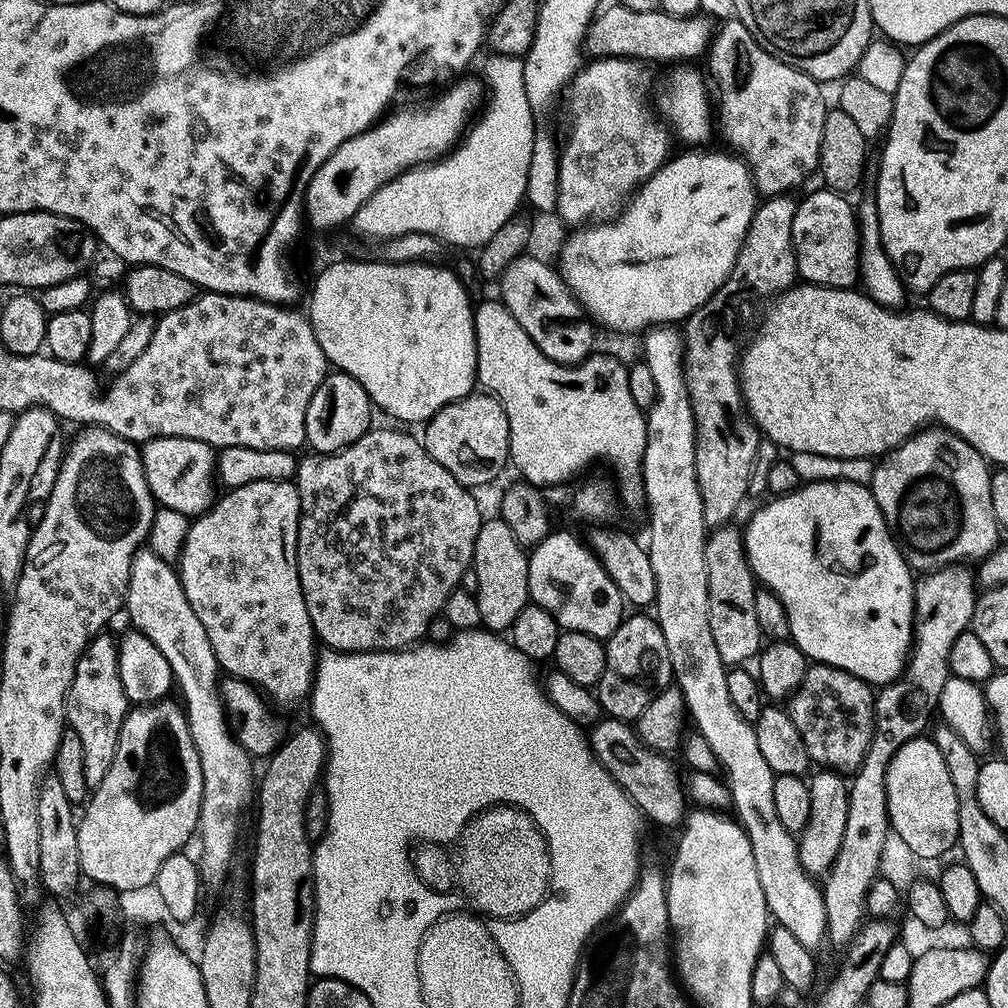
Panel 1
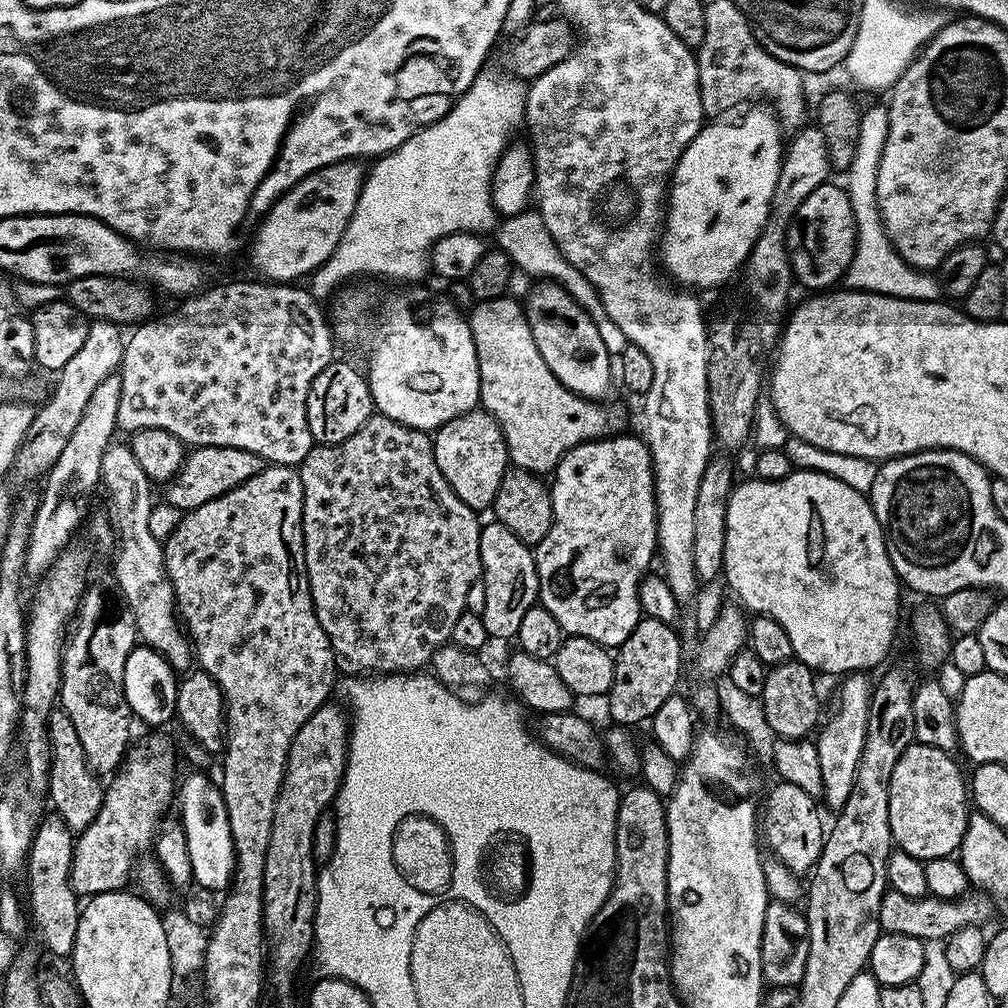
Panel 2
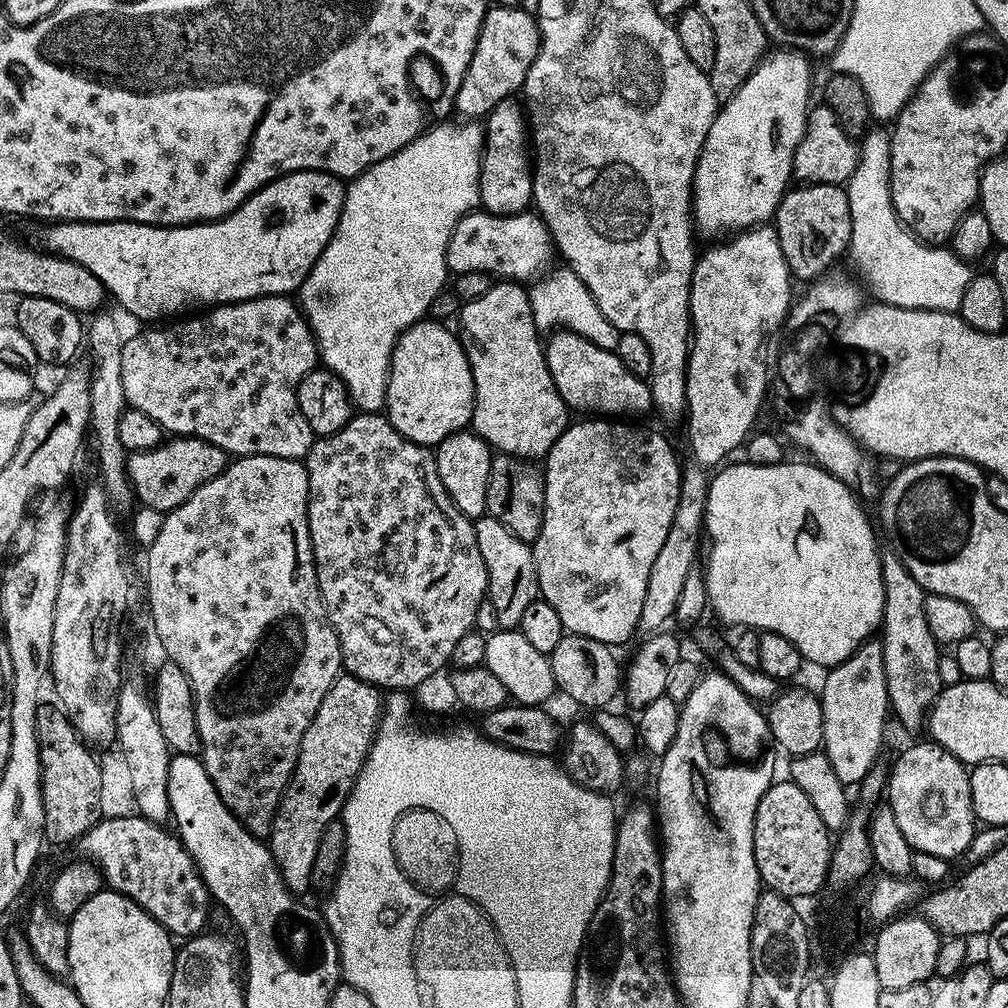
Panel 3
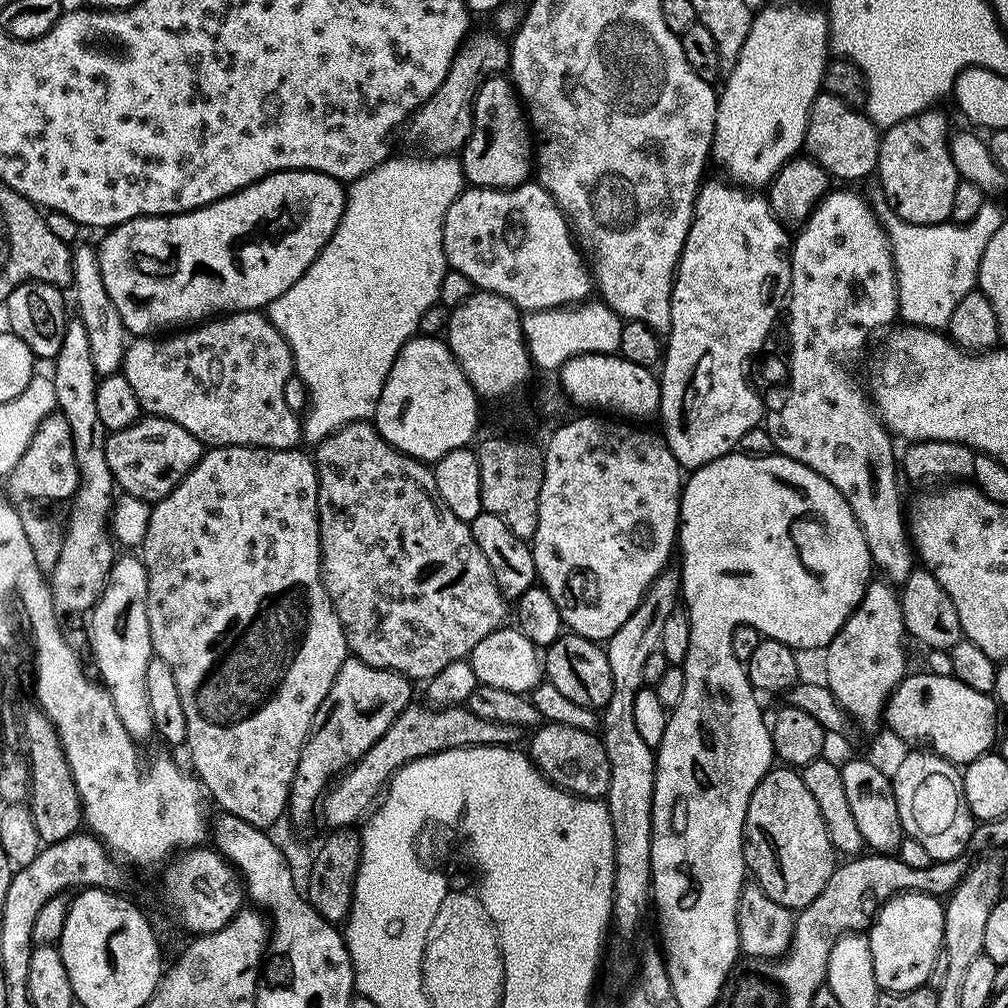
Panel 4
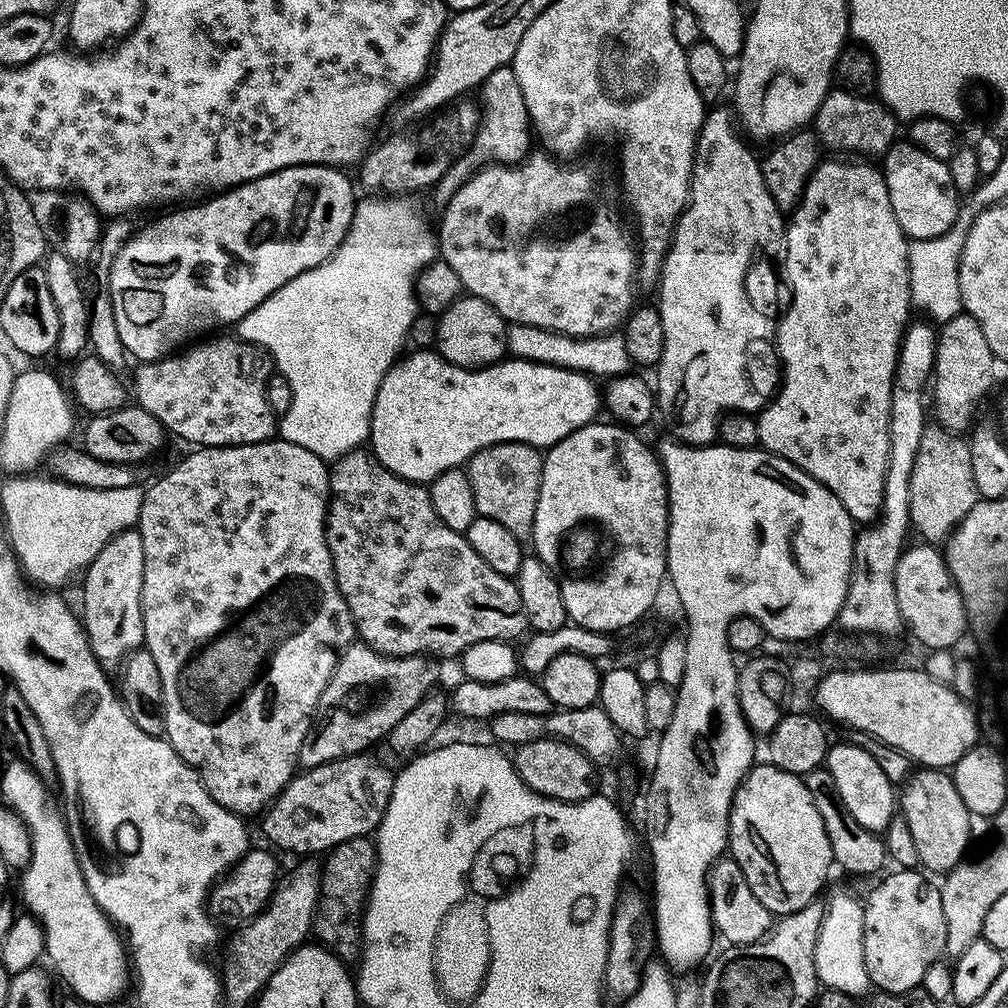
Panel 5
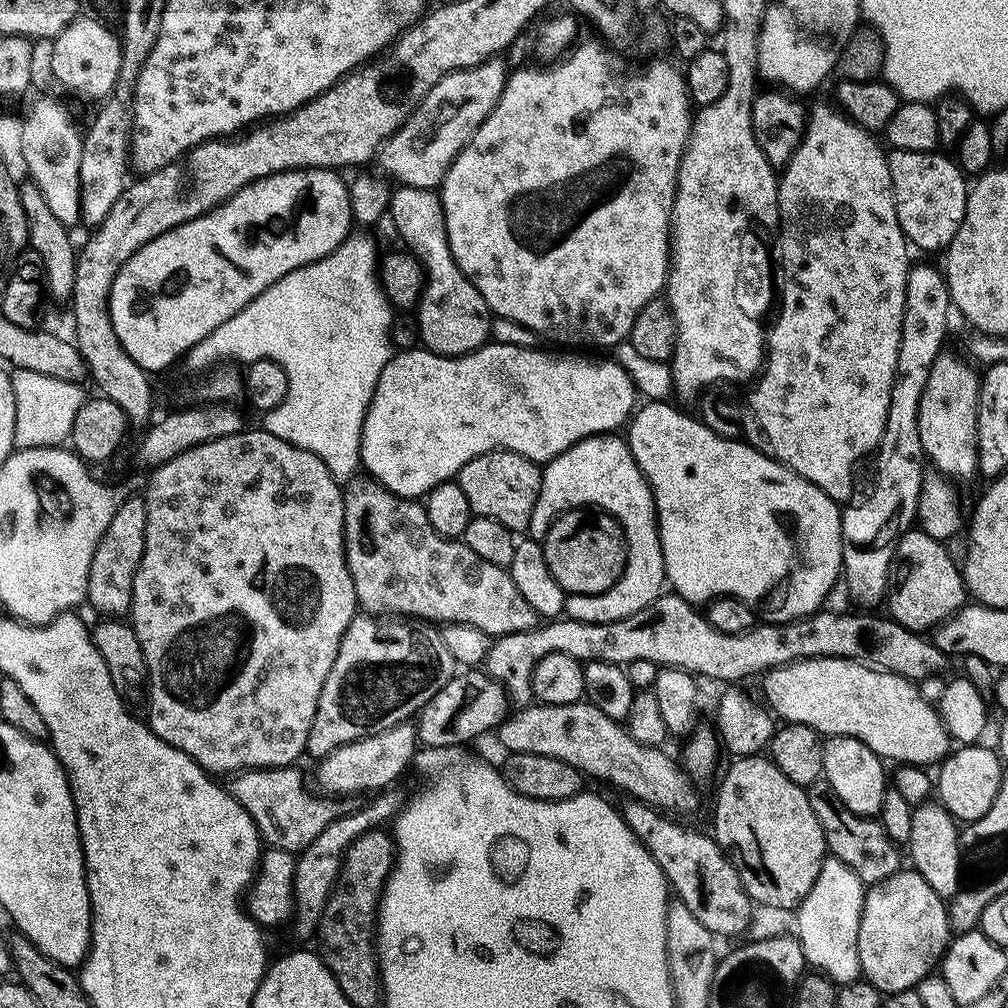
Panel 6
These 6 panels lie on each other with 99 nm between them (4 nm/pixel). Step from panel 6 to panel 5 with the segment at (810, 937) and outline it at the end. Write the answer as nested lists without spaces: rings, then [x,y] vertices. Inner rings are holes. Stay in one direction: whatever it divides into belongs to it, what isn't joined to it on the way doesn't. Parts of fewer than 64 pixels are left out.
[[[844,892],[827,901],[824,921],[816,939],[814,962],[817,981],[824,988],[842,990],[857,998],[863,997],[863,992],[870,988],[864,957],[864,910],[861,901]]]

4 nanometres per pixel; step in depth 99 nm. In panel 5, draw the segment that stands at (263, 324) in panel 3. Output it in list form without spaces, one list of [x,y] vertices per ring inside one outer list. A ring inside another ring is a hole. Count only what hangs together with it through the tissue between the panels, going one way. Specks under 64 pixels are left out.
[[[232,334],[208,340],[205,344],[195,344],[162,360],[141,363],[136,372],[135,403],[154,414],[171,435],[173,432],[189,440],[192,446],[221,448],[227,444],[257,444],[273,439],[278,432],[278,416],[268,401],[268,380],[274,375],[274,365],[268,353],[257,344],[248,344]]]

